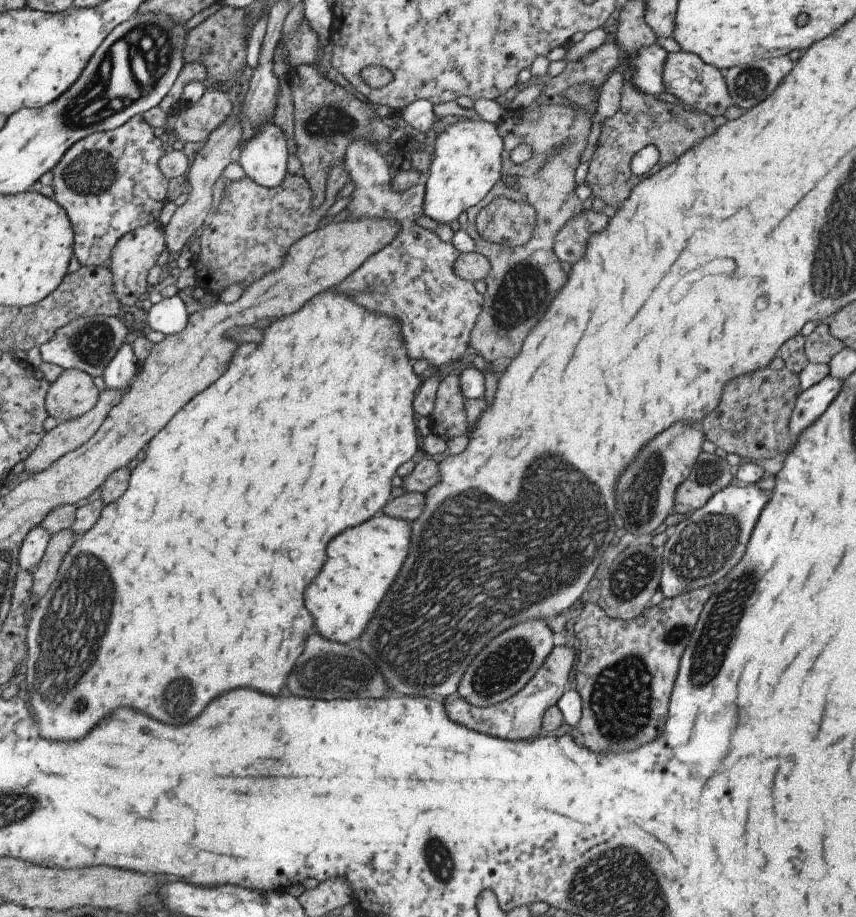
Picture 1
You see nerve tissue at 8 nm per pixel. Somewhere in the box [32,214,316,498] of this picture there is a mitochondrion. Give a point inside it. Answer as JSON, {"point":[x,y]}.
{"point":[92,342]}

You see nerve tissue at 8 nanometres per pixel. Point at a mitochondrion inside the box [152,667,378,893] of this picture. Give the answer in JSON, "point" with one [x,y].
{"point":[179,698]}

